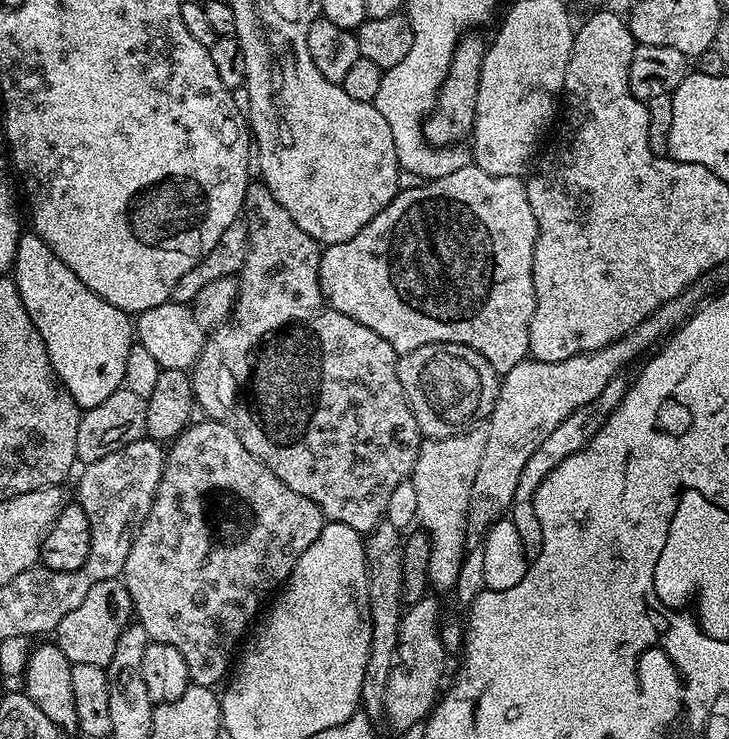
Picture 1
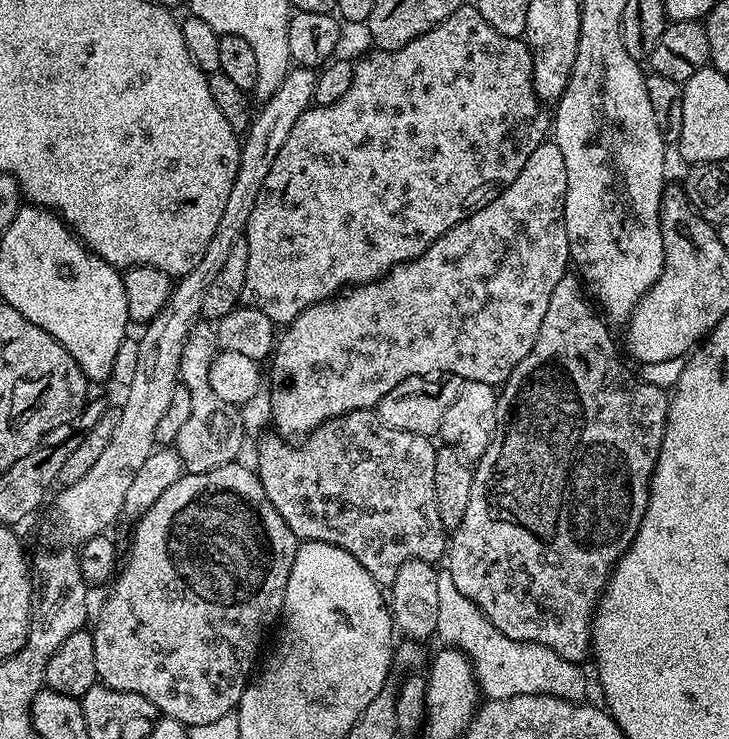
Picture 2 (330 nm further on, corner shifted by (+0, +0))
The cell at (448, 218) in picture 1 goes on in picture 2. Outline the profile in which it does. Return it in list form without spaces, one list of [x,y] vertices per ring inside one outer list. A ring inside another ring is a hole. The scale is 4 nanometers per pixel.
[[[545,142],[530,154],[526,166],[500,192],[498,198],[490,201],[485,208],[480,208],[473,216],[467,216],[458,222],[446,234],[436,238],[421,256],[408,260],[405,264],[393,263],[392,268],[381,280],[369,279],[366,284],[358,284],[331,296],[329,300],[318,302],[298,318],[294,318],[279,333],[275,349],[270,357],[272,364],[272,420],[276,423],[275,431],[285,438],[303,438],[322,426],[326,421],[338,418],[347,412],[357,412],[363,408],[375,409],[381,398],[390,394],[398,382],[406,382],[412,376],[435,377],[437,374],[459,376],[461,381],[473,380],[486,382],[493,386],[500,386],[507,381],[509,374],[530,354],[534,342],[538,338],[538,330],[542,330],[542,318],[546,314],[546,306],[550,306],[550,294],[554,294],[554,286],[558,286],[560,279],[570,268],[568,254],[568,235],[564,221],[564,203],[566,202],[566,158],[562,158],[562,150],[554,142]]]

